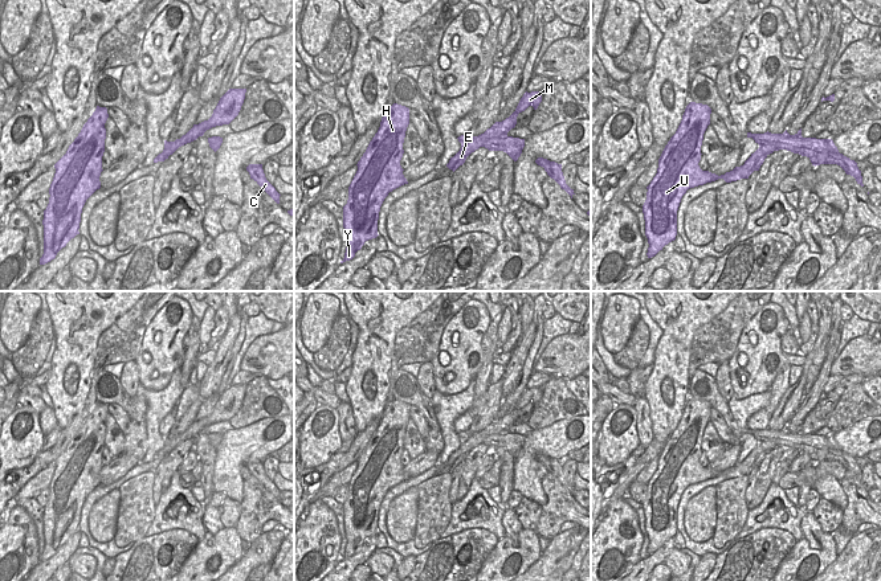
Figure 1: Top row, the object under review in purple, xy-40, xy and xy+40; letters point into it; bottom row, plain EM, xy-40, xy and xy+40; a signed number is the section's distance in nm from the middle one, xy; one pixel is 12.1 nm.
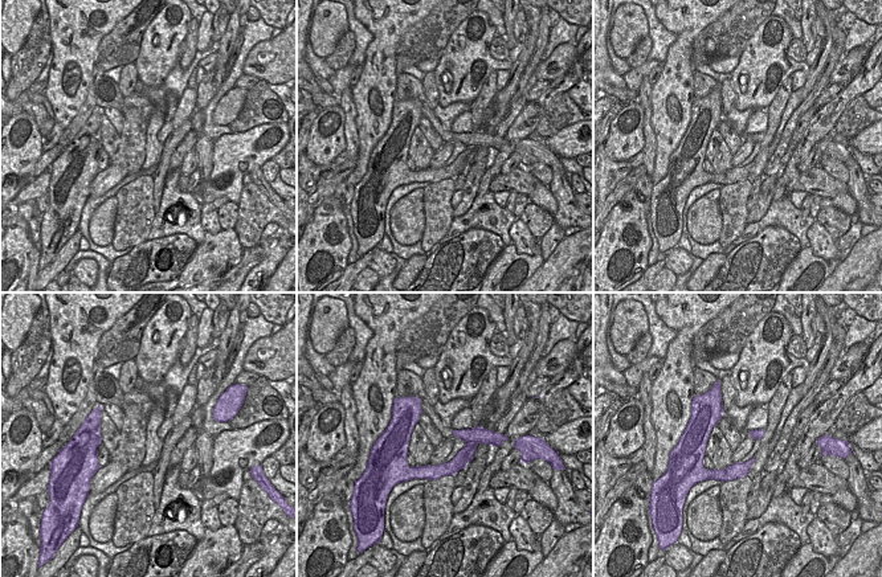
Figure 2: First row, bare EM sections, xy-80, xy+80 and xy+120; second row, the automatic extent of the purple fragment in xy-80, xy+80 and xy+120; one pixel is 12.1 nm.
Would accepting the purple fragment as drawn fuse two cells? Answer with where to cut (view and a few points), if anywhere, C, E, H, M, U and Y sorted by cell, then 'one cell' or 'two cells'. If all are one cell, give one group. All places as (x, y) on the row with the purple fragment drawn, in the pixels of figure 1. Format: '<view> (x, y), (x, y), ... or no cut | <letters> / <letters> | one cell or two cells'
xy (509, 136), (497, 150) | C / E H M U Y | two cells

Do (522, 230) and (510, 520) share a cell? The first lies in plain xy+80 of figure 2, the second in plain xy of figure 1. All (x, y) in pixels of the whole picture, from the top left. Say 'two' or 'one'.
one

